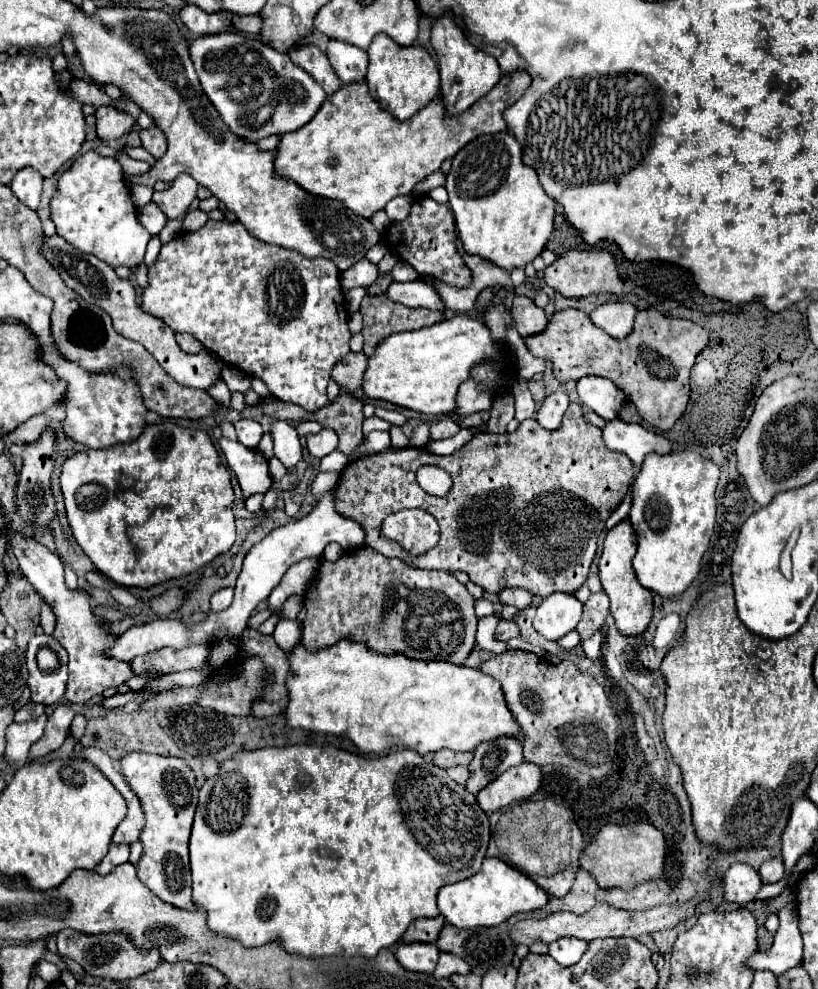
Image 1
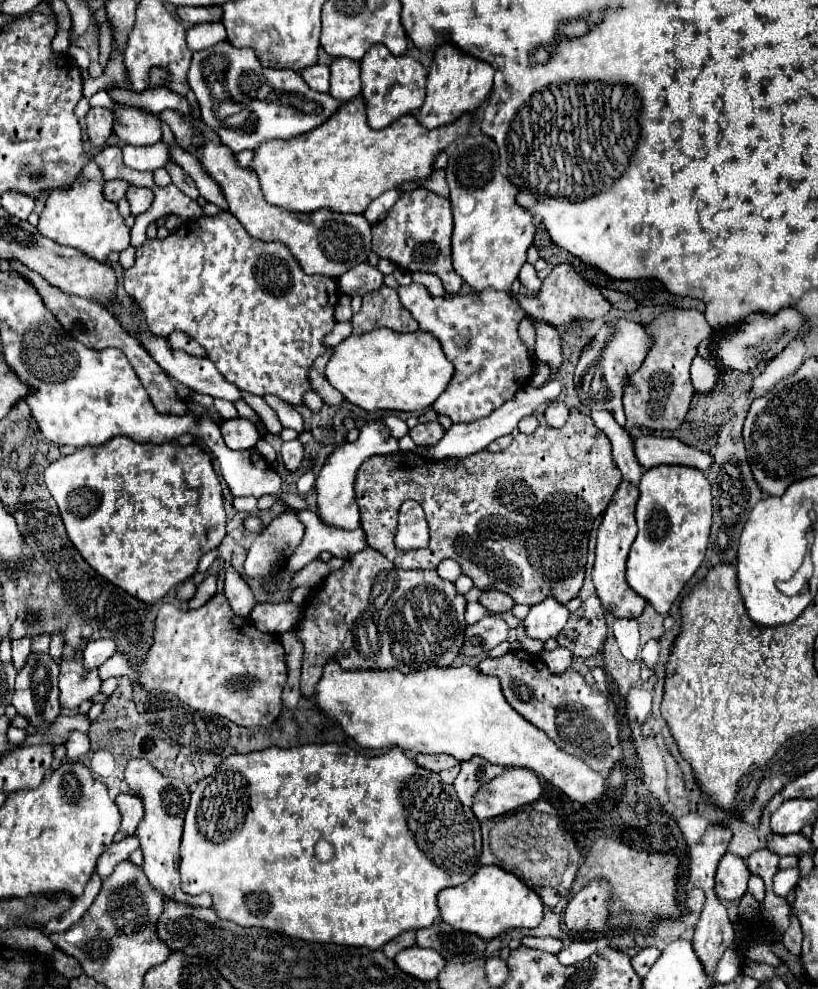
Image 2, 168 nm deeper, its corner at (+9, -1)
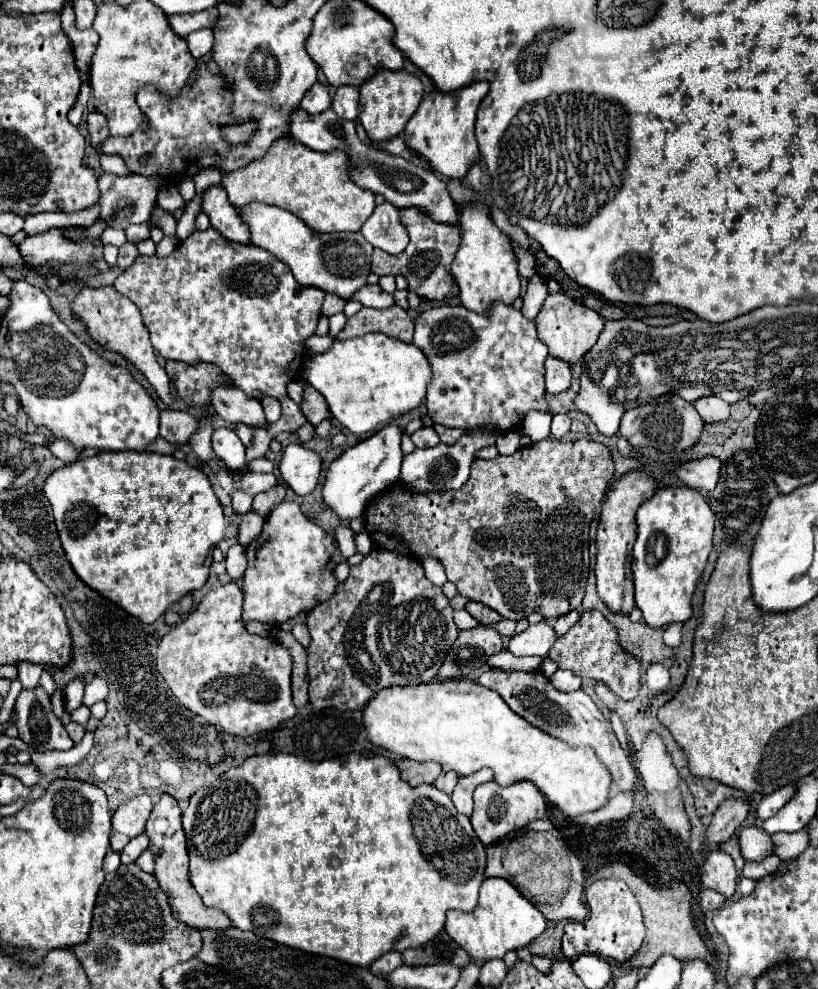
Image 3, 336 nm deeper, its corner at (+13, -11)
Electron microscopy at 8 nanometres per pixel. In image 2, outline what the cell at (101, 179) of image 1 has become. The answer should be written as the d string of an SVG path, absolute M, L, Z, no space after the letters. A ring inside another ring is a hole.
M91 159L71 185L53 189L49 193L37 225L39 233L43 237L53 239L59 245L67 245L83 253L89 253L91 259L103 261L103 263L107 261L109 253L125 251L131 245L129 241L131 229L125 225L121 213L117 211L117 203L105 199L103 187L105 187L103 173L99 165Z

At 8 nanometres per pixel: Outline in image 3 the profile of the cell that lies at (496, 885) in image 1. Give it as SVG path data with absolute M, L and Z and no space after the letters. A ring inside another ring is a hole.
M489 877L483 881L479 891L479 905L471 913L463 911L449 911L445 931L463 947L471 959L475 961L489 961L489 959L503 959L507 951L517 951L527 947L533 939L537 939L547 929L547 919L541 911L529 903L507 879Z

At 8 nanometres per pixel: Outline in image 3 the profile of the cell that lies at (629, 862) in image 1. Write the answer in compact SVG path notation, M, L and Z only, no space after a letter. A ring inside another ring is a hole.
M611 863L611 865L605 865L601 867L595 875L589 877L589 881L595 881L595 879L623 879L633 891L635 891L635 897L639 899L641 907L643 907L643 917L645 917L645 925L647 925L647 937L645 937L645 943L643 947L631 957L631 961L623 963L623 969L643 969L643 967L653 967L655 961L661 957L661 955L673 955L677 957L679 961L691 961L691 959L701 959L705 961L715 973L719 973L719 965L715 961L715 957L711 955L711 951L705 947L701 935L697 933L695 929L695 923L693 923L693 913L691 913L691 893L687 889L687 885L683 883L673 883L669 889L657 889L657 887L651 887L647 881L643 881L641 877L637 877L625 863Z

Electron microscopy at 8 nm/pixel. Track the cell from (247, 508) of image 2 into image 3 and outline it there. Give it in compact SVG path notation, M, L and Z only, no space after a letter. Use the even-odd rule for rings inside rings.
M233 491L231 493L231 499L233 499L233 511L237 515L245 515L251 511L251 503L253 503L253 497L247 495L245 491Z

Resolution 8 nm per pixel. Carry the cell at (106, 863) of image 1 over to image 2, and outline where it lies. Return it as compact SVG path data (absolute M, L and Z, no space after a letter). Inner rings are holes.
M135 835L127 837L127 839L121 839L119 843L113 843L101 857L99 857L99 863L97 863L97 875L101 879L105 879L107 875L111 875L111 871L123 861L129 857L131 851L135 851L139 847L139 841Z

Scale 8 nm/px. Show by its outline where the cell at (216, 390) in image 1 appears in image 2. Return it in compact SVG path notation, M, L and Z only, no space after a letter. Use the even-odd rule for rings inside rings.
M215 399L215 409L217 409L217 413L219 413L223 419L231 419L231 417L237 417L237 411L235 411L233 403L229 403L229 401L221 401L221 399Z

